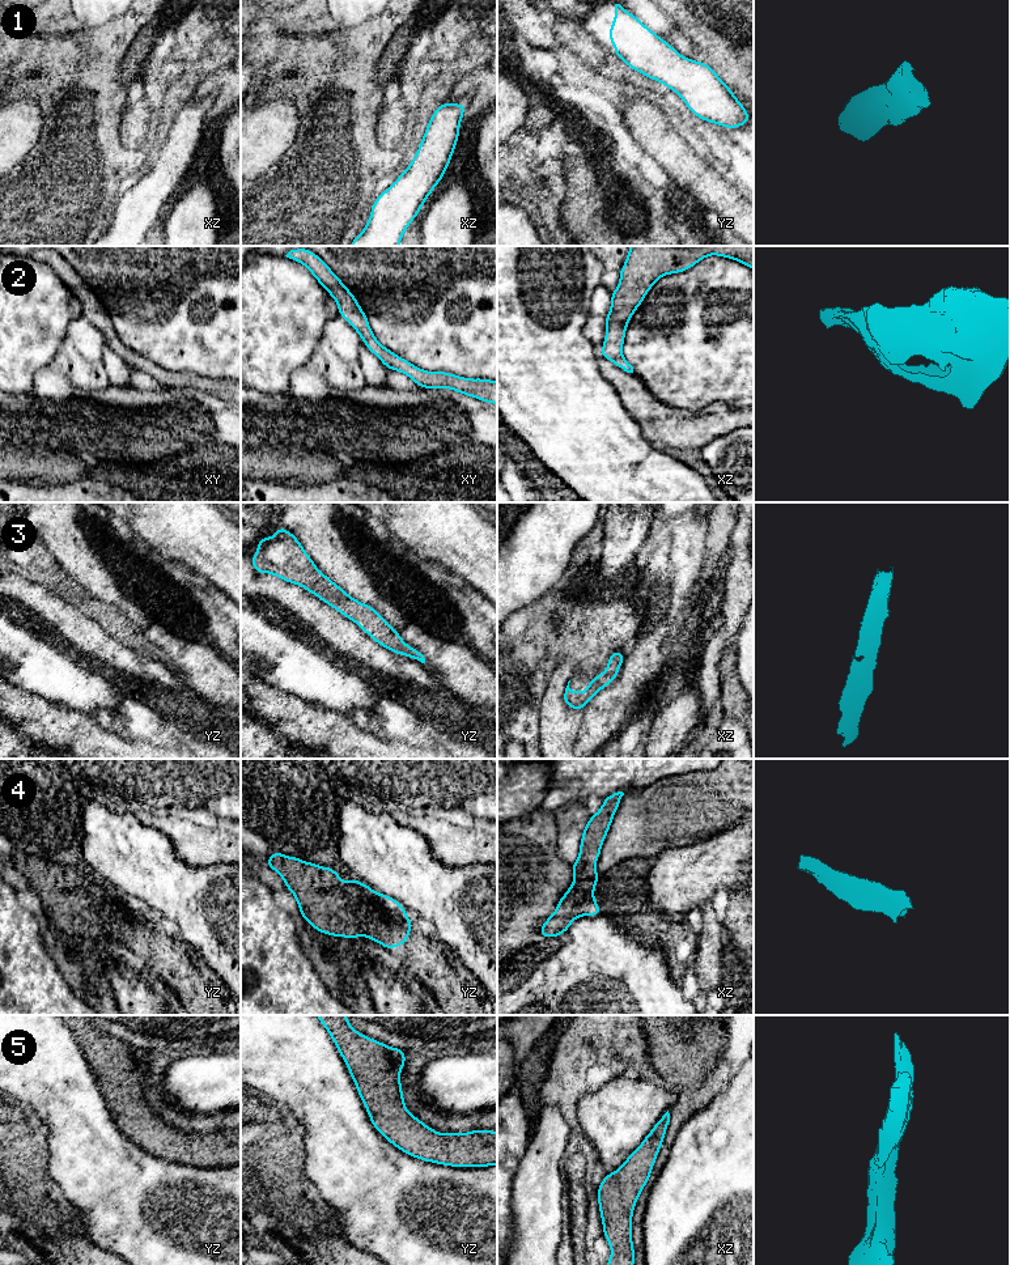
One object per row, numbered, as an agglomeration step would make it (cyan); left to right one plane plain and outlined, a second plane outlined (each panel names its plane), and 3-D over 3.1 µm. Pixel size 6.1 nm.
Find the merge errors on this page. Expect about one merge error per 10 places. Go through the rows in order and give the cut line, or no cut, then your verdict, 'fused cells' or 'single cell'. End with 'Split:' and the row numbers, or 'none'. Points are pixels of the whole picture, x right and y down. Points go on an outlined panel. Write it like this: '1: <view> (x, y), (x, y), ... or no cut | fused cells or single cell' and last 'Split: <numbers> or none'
1: no cut | single cell
2: no cut | single cell
3: no cut | single cell
4: no cut | single cell
5: no cut | single cell
Split: none

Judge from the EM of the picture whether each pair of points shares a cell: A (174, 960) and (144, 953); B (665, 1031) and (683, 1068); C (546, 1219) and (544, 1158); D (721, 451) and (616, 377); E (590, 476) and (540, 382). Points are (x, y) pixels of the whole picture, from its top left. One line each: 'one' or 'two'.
A: one
B: one
C: one
D: two
E: one

